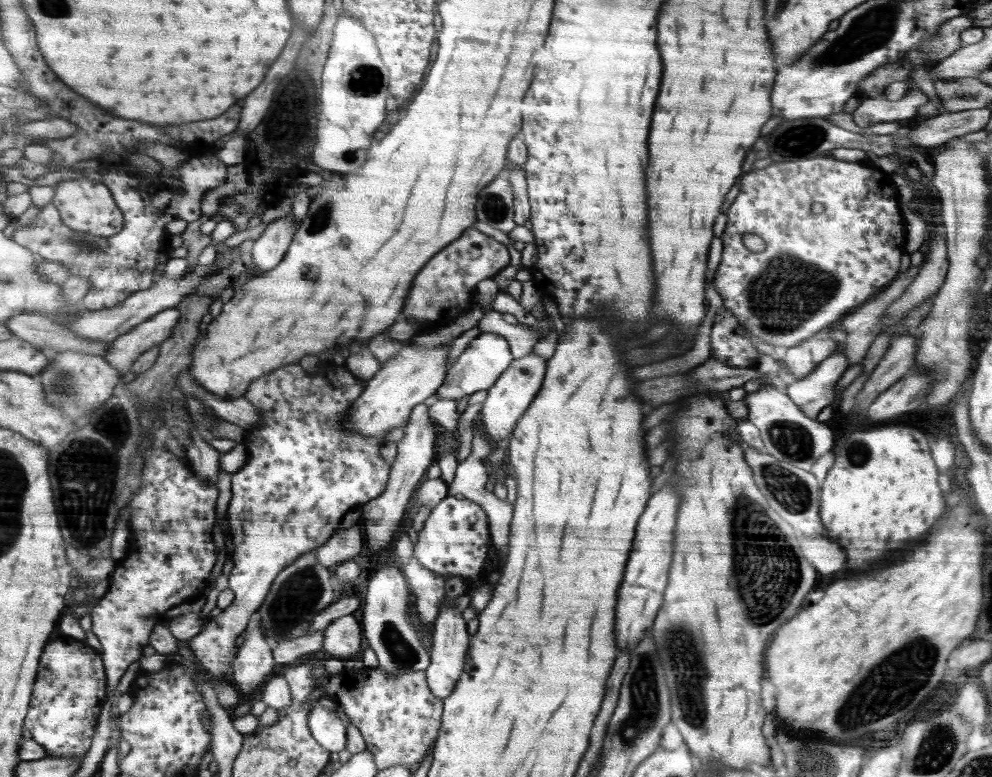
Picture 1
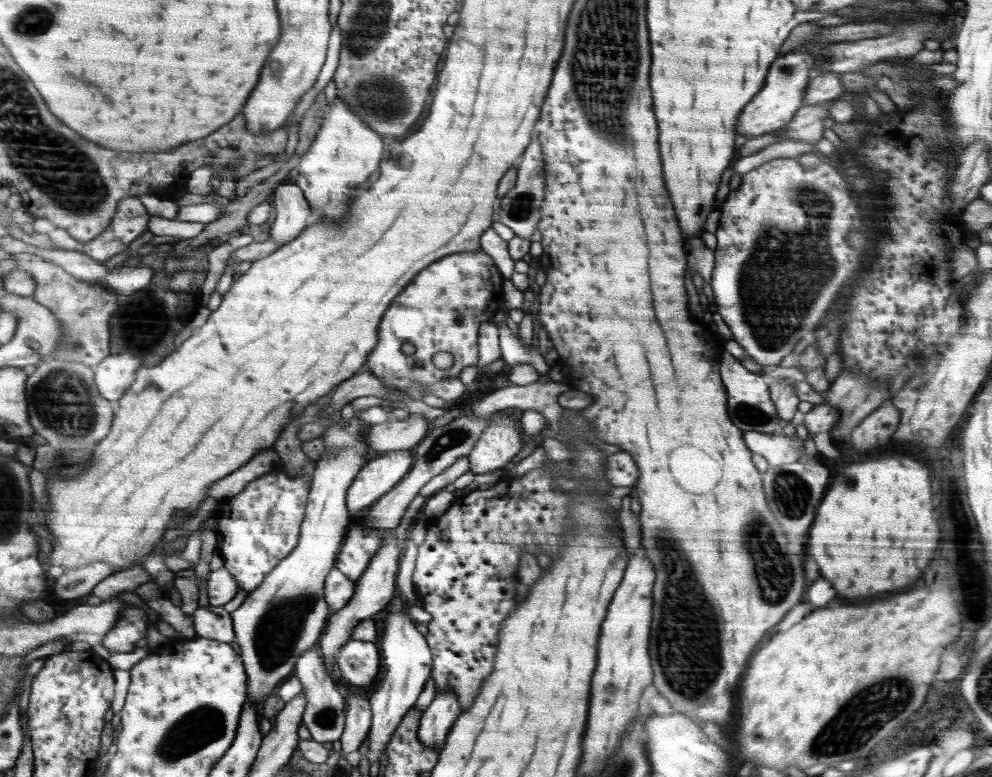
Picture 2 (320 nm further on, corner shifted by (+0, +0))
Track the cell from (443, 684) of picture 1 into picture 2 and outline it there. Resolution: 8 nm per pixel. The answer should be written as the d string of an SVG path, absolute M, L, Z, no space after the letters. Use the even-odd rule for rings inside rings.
M451 690L439 692L421 714L420 739L428 749L444 747L444 740L461 713L457 696Z

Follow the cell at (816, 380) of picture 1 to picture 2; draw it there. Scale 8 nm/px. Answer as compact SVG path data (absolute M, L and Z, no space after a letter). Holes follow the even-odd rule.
M754 431L743 433L746 448L764 456L769 467L782 468L804 459L803 440L796 434L788 437L782 431L778 434L764 434Z

